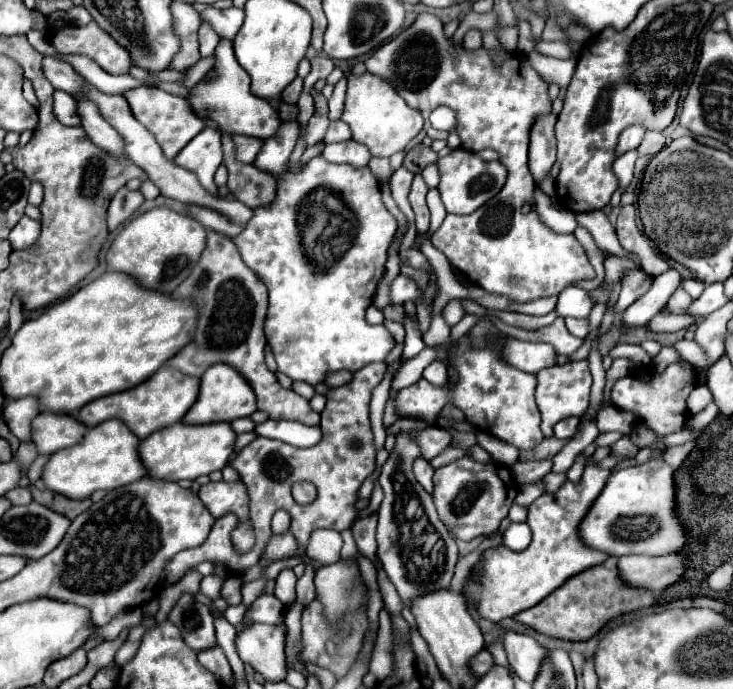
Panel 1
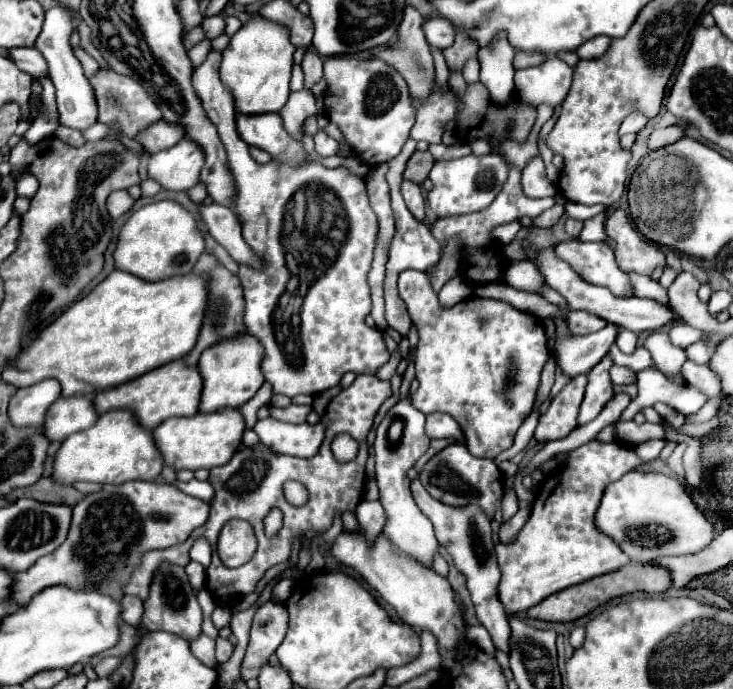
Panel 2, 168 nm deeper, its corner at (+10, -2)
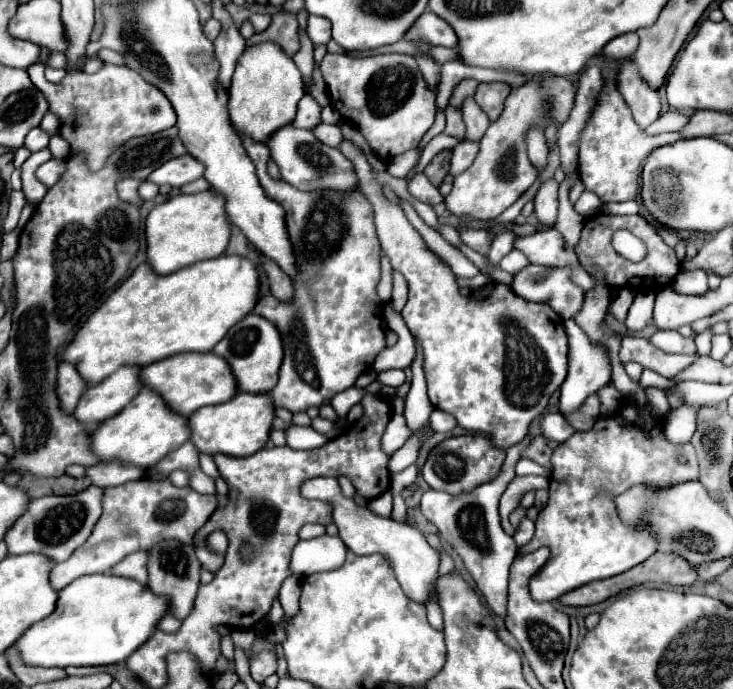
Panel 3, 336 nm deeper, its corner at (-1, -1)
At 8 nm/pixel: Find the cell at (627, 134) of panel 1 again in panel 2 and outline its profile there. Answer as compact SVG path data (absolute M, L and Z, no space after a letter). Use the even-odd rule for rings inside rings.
M631 111L629 117L625 117L621 129L619 129L619 135L625 135L625 133L639 133L645 125L647 125L647 117L641 115L639 111Z

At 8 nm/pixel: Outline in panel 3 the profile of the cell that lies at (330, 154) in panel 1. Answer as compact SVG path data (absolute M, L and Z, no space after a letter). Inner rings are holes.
M318 124L314 130L314 136L326 144L326 146L332 146L332 148L338 148L342 144L342 132L340 132L340 126L328 126L328 124Z

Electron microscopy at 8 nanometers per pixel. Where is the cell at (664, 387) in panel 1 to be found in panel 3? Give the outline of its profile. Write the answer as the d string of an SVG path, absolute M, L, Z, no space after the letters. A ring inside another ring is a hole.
M658 330L650 342L666 354L696 354L696 344L692 338L680 336L676 330Z

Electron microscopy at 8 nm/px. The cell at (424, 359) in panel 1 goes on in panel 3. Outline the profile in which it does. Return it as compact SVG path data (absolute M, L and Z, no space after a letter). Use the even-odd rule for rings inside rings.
M528 434L522 442L508 448L506 462L504 462L498 478L494 478L492 482L486 482L484 486L478 486L476 490L472 490L472 494L452 496L452 494L444 494L438 490L428 490L422 494L422 514L432 524L436 524L440 536L458 552L458 556L464 560L466 570L474 578L478 590L484 594L488 608L502 620L508 614L508 610L506 610L506 606L508 606L508 574L510 574L510 566L516 558L518 546L512 540L512 536L506 534L500 526L498 502L500 502L500 496L504 494L506 486L510 484L510 480L516 476L514 466L522 458L522 452L530 446L530 442L532 442L532 434Z

